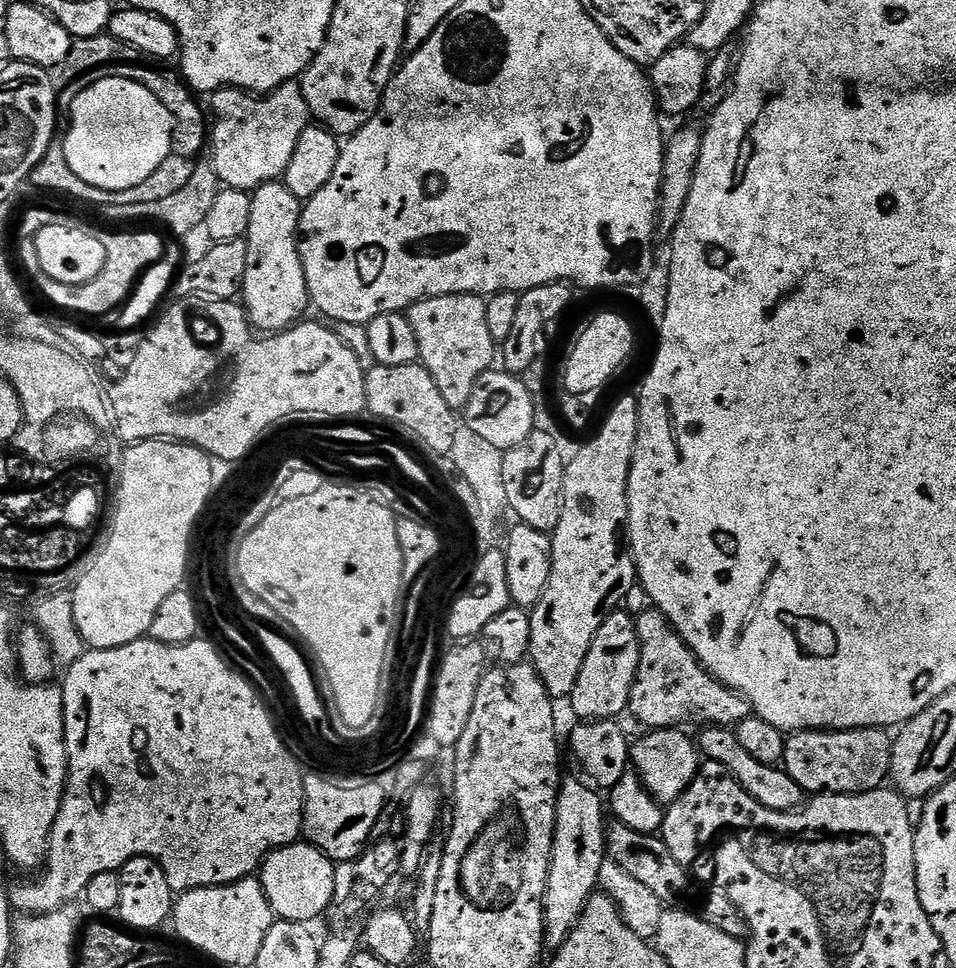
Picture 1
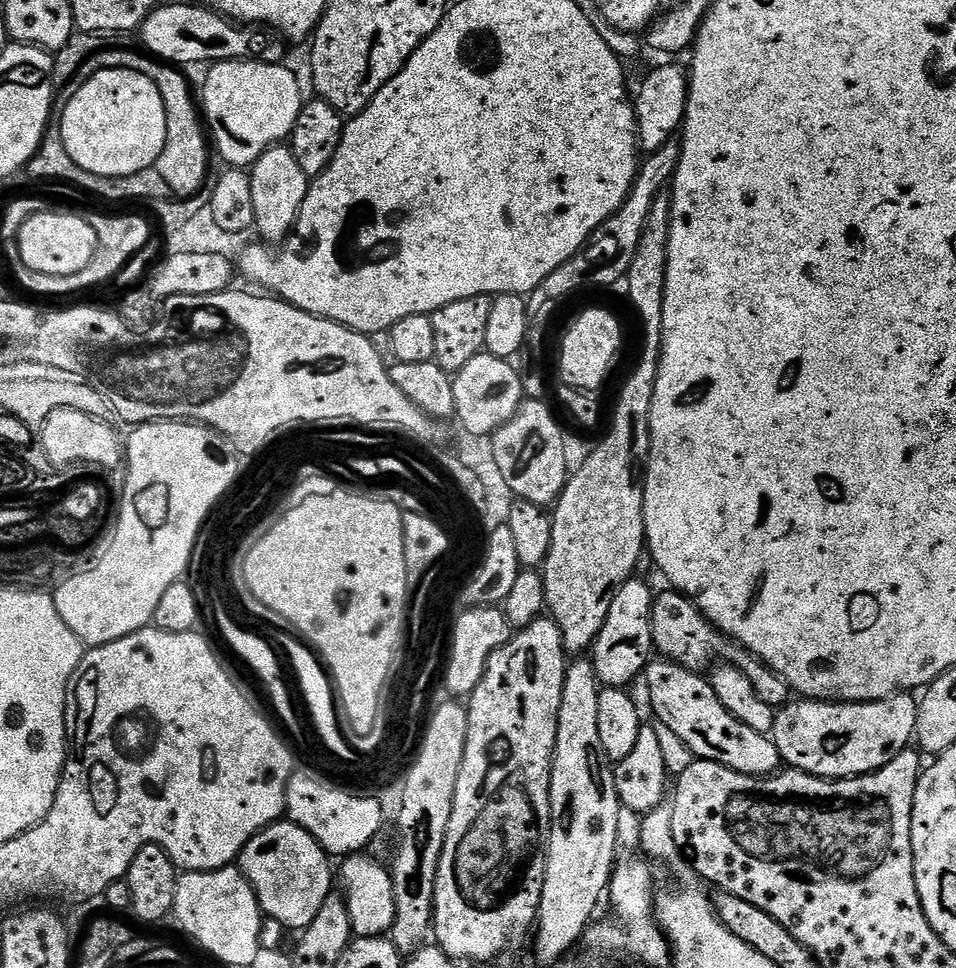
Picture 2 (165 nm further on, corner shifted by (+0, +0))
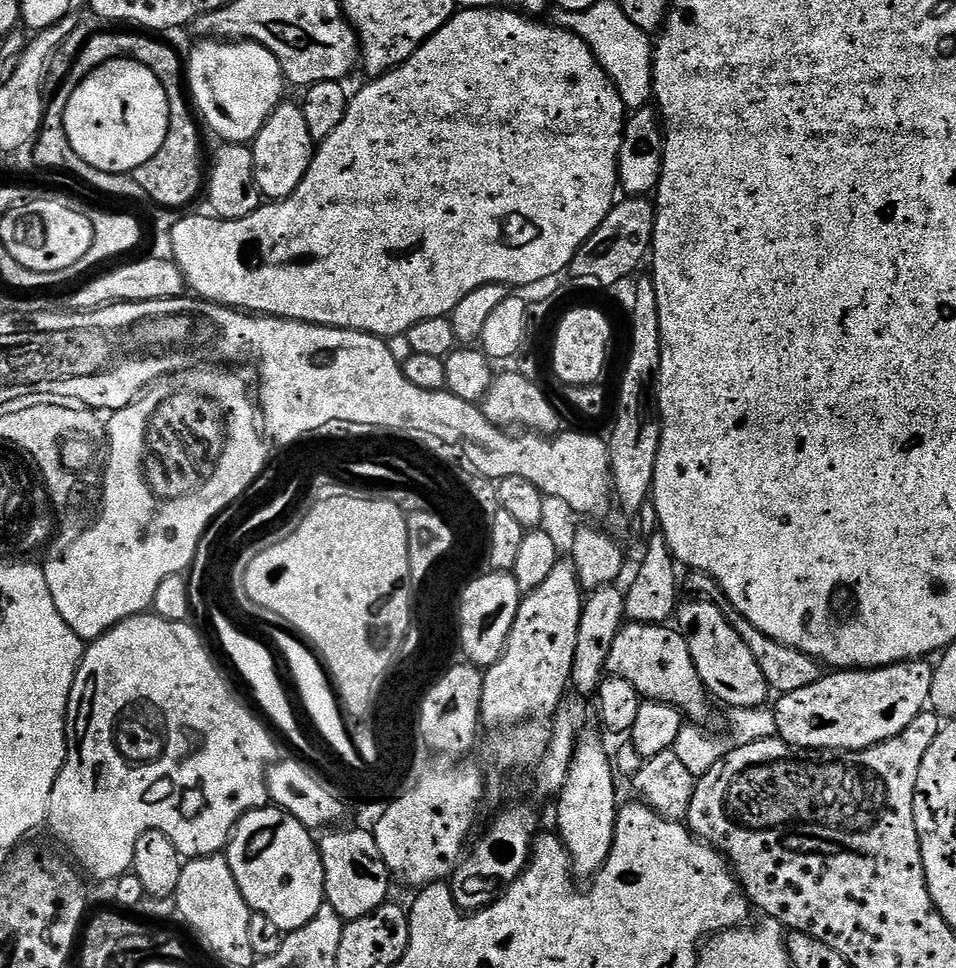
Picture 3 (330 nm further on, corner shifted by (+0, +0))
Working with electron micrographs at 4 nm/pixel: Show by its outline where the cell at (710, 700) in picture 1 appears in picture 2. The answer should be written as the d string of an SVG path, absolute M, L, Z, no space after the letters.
M667 591L661 596L659 593L652 602L654 649L663 659L672 660L691 672L704 674L717 663L716 655L720 652L721 658L724 659L721 661L730 662L731 667L740 670L750 680L750 686L754 686L758 698L766 702L766 706L779 710L789 703L789 686L778 673L770 670L753 652L746 651L740 644L727 638L722 639L722 633L701 614L696 603L689 600L683 592Z

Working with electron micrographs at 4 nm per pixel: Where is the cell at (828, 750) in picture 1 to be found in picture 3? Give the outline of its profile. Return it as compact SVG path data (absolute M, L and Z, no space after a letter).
M927 659L903 660L885 668L858 668L855 670L832 670L821 675L814 686L803 690L785 692L774 704L776 714L776 736L784 740L791 748L811 748L821 752L861 752L875 744L886 742L930 704L930 686L932 685L933 665Z

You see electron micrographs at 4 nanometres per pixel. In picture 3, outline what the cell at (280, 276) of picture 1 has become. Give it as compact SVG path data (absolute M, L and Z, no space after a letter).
M281 102L266 118L262 130L258 130L256 139L251 141L252 161L254 162L254 178L256 188L265 201L284 200L294 190L298 190L298 182L306 178L306 170L312 161L314 142L310 138L310 130L306 127L303 107L299 103Z

